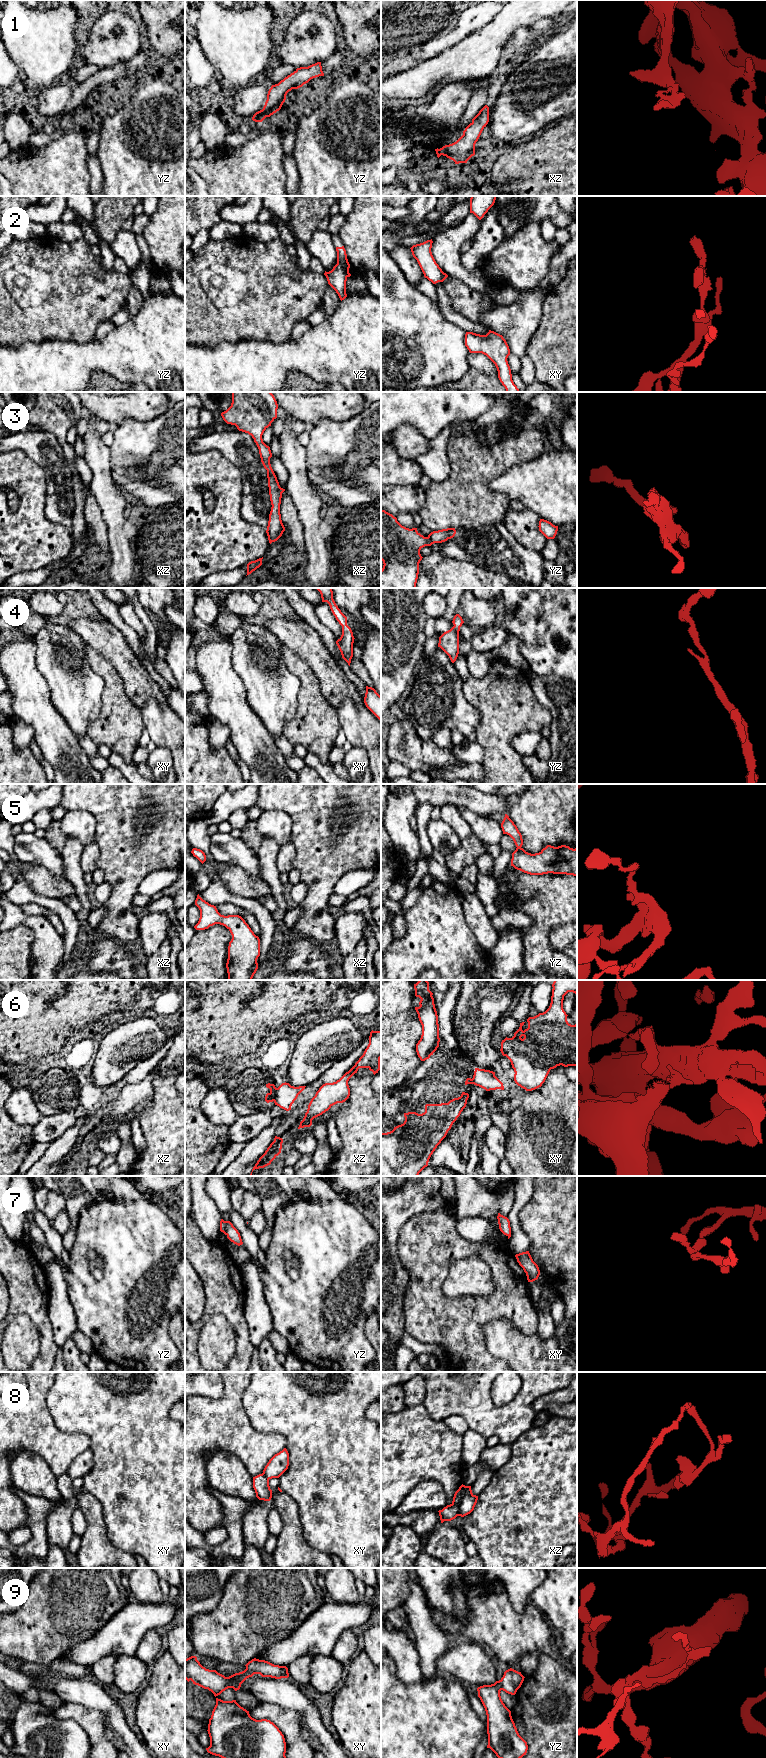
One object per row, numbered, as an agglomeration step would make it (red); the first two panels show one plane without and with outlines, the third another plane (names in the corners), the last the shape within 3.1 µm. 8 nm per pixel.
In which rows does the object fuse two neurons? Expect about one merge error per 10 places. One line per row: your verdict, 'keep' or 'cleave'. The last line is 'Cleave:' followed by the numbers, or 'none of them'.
1: keep
2: cleave
3: keep
4: keep
5: keep
6: cleave
7: keep
8: cleave
9: keep
Cleave: 2, 6, 8

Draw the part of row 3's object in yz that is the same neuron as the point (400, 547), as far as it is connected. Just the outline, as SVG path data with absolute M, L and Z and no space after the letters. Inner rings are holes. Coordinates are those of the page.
M381 509L381 560L383 568L381 569L381 588L416 588L419 574L419 563L422 560L420 550L425 546L431 546L434 543L442 543L455 536L455 528L447 528L431 532L427 537L421 535L417 528L406 528L402 526L397 518L392 514Z

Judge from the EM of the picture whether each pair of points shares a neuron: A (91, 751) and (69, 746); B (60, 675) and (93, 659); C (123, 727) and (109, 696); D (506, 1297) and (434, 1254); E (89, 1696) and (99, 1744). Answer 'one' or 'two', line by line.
A: two
B: two
C: one
D: one
E: two

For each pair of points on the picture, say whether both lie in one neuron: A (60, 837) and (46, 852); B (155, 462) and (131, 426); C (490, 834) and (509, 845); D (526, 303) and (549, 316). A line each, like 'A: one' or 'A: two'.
A: two
B: one
C: two
D: two

